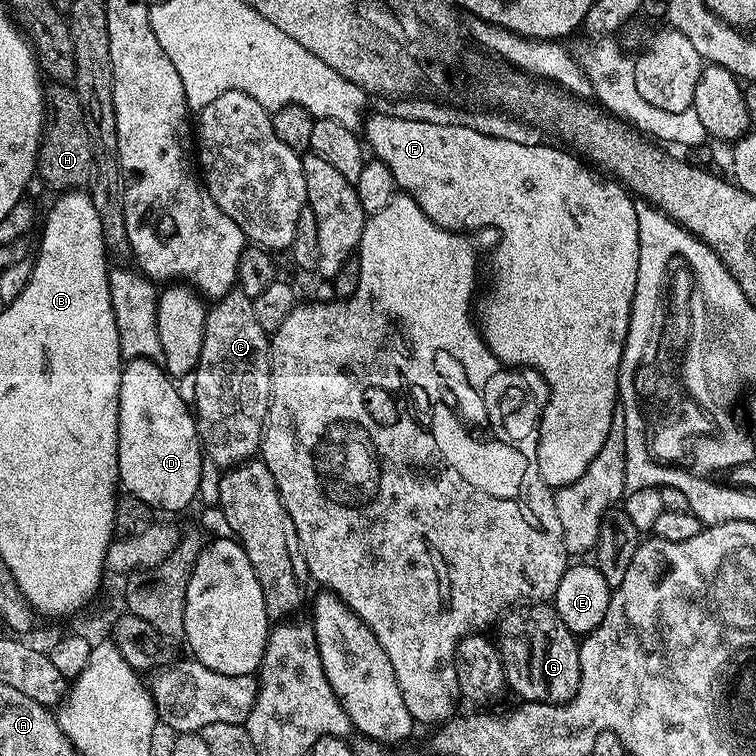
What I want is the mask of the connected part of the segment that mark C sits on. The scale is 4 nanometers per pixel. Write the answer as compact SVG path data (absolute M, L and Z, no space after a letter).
M233 290L219 297L213 304L216 305L207 309L201 358L195 369L198 386L195 387L197 398L194 415L203 455L211 463L213 460L220 470L227 470L235 468L237 464L243 464L245 460L253 459L259 453L260 441L264 439L264 422L268 419L268 403L272 393L270 336L262 330L262 326L258 326L252 297L246 293Z

